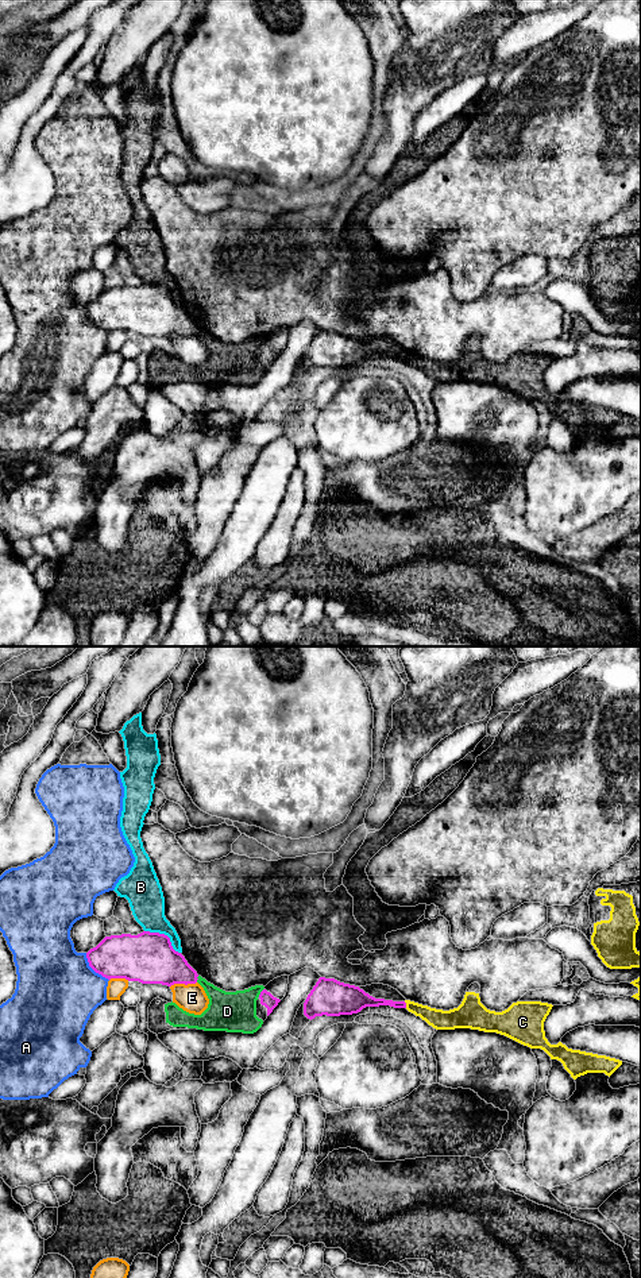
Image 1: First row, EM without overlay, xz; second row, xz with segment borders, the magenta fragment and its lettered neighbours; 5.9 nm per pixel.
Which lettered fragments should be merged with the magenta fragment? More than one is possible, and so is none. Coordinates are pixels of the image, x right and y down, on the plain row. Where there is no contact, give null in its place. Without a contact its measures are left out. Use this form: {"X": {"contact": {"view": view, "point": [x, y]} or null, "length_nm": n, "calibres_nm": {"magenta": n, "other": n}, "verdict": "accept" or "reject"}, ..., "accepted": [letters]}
{"A": {"contact": {"view": "xz", "point": [93, 321]}, "length_nm": 220, "calibres_nm": {"magenta": 280, "other": 480}, "verdict": "reject"}, "B": {"contact": {"view": "xz", "point": [163, 286]}, "length_nm": 260, "calibres_nm": {"magenta": 300, "other": 220}, "verdict": "reject"}, "C": {"contact": {"view": "xz", "point": [405, 356]}, "length_nm": 40, "calibres_nm": {"magenta": 90, "other": 120}, "verdict": "reject"}, "D": {"contact": {"view": "xz", "point": [261, 344]}, "length_nm": 70, "calibres_nm": {"magenta": 80, "other": 240}, "verdict": "reject"}, "E": {"contact": {"view": "xz", "point": [182, 335]}, "length_nm": 160, "calibres_nm": {"magenta": 300, "other": 170}, "verdict": "reject"}, "accepted": []}

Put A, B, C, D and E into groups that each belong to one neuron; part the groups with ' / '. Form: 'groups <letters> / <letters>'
groups A / B / C / D / E

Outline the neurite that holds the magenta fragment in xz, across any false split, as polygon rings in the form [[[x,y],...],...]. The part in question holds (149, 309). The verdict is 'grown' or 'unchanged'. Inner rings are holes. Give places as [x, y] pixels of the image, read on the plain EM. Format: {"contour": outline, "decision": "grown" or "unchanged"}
{"contour": [[[143,283],[138,287],[105,289],[86,305],[89,318],[103,329],[126,331],[142,336],[196,336],[197,324],[175,304],[165,286]]], "decision": "unchanged"}

